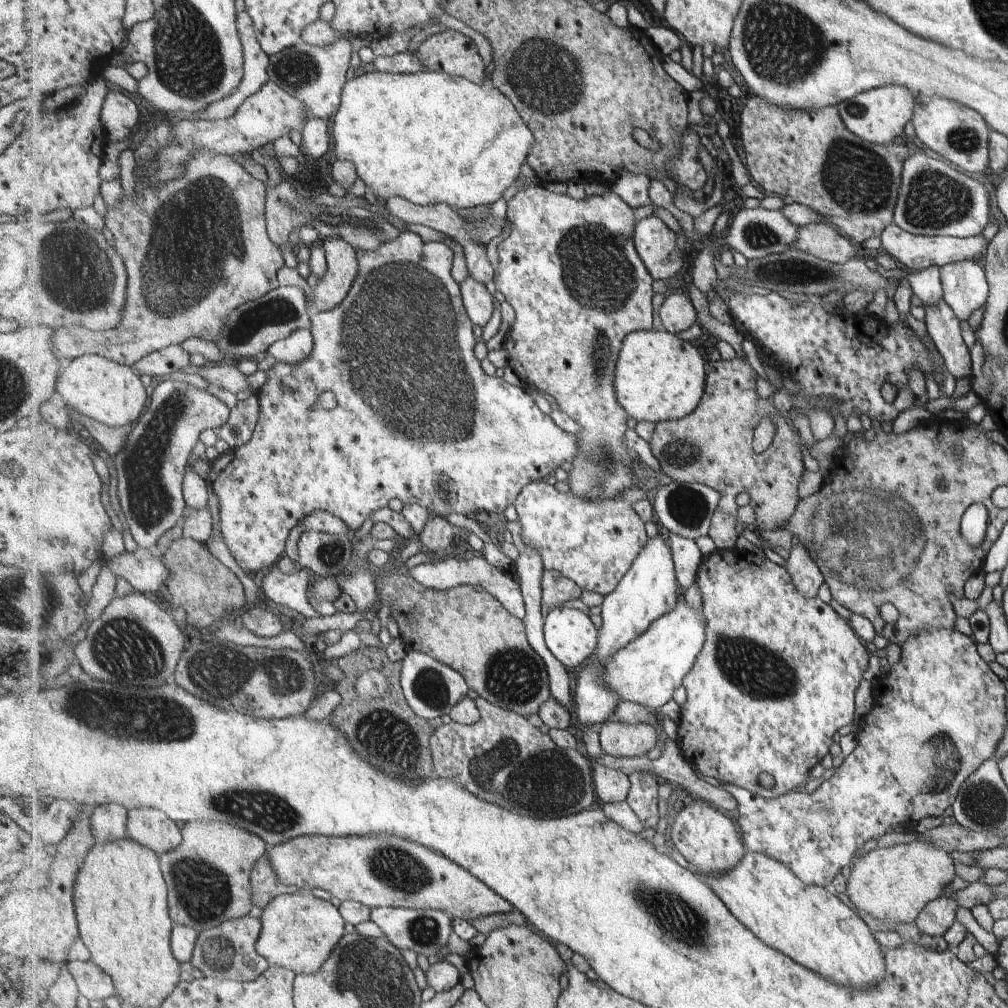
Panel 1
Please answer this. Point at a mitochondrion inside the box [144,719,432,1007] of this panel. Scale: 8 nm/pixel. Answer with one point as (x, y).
(205, 892)

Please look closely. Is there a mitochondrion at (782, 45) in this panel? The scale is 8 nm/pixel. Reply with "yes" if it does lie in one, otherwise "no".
yes

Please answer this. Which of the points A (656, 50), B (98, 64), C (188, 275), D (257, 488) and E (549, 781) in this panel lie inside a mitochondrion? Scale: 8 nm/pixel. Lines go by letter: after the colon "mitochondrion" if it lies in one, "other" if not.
A: other
B: other
C: mitochondrion
D: other
E: mitochondrion

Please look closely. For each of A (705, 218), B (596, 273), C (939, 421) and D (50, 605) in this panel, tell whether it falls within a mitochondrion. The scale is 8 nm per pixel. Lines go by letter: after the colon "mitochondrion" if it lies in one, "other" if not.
A: other
B: mitochondrion
C: other
D: mitochondrion

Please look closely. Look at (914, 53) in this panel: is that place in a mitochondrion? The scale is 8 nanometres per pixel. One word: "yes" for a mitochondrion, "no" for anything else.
no

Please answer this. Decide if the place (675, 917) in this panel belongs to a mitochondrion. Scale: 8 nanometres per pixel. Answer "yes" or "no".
yes

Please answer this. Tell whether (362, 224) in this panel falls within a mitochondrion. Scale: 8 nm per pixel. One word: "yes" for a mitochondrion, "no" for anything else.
yes

